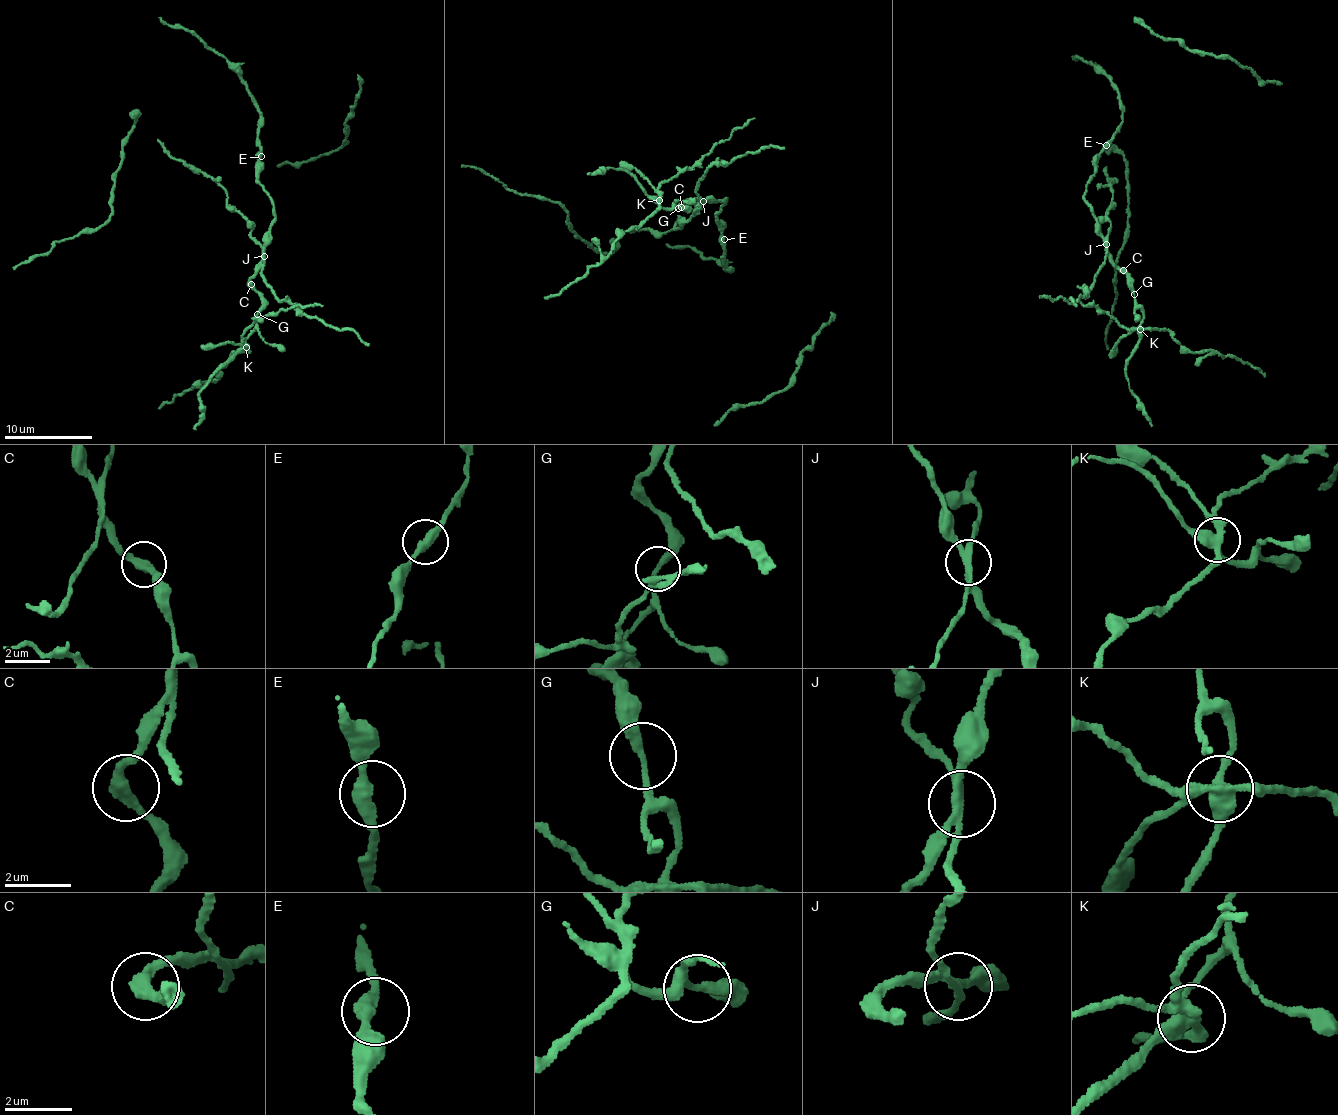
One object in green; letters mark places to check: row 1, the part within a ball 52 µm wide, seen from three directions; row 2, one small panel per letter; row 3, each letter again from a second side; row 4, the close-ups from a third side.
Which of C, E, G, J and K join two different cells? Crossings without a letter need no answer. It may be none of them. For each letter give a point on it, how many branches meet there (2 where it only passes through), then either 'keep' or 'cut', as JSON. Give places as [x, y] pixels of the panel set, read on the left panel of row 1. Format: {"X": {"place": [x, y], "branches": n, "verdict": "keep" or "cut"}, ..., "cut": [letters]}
{"C": {"place": [251, 284], "branches": 2, "verdict": "keep"}, "E": {"place": [261, 156], "branches": 2, "verdict": "keep"}, "G": {"place": [257, 314], "branches": 2, "verdict": "keep"}, "J": {"place": [264, 256], "branches": 3, "verdict": "cut"}, "K": {"place": [246, 347], "branches": 4, "verdict": "cut"}, "cut": ["J", "K"]}

